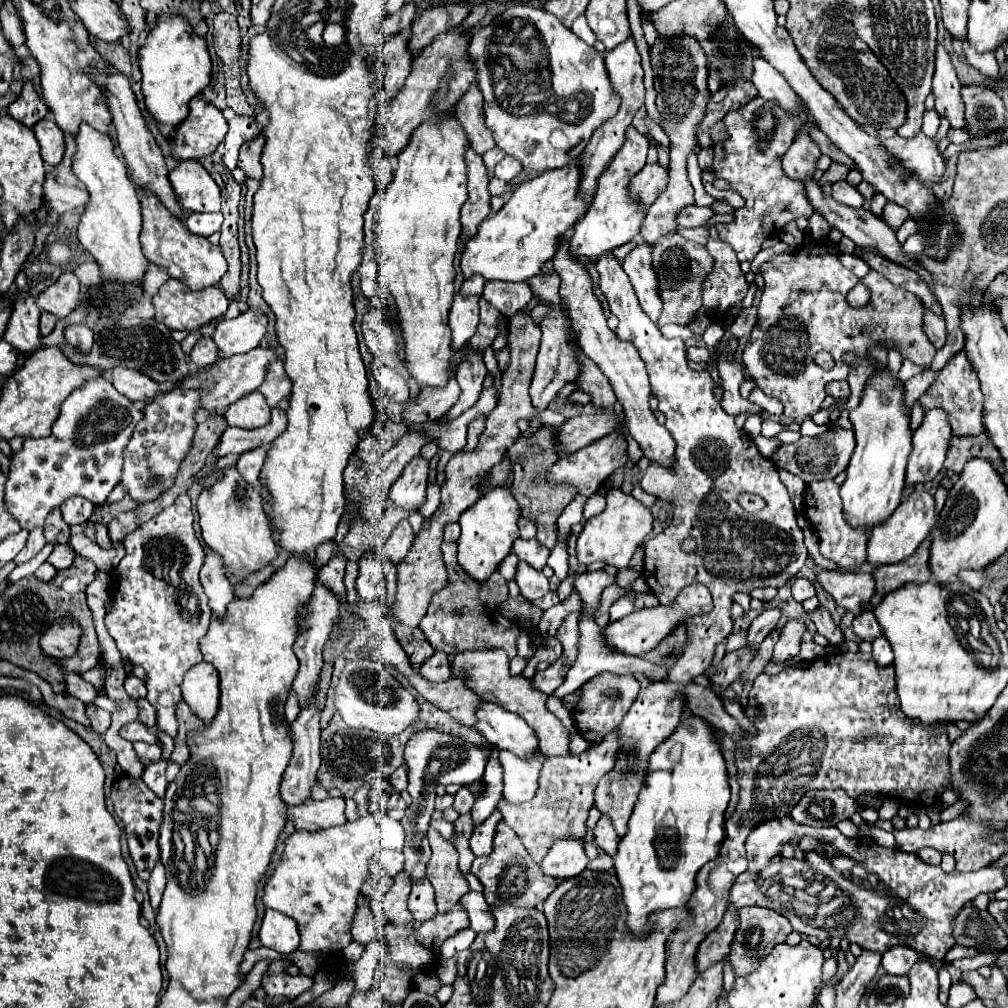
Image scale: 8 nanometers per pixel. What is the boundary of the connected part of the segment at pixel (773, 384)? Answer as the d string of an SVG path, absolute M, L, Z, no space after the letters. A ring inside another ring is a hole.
M802 244L796 250L794 262L780 268L774 268L770 262L762 264L762 276L766 286L760 298L756 326L742 352L742 362L764 394L782 400L787 417L806 417L820 408L826 398L826 384L848 378L850 366L844 362L844 354L848 352L868 358L868 346L882 342L886 348L896 346L904 358L918 366L930 366L936 354L936 348L922 330L922 302L908 290L888 282L882 274L870 270L862 278L872 290L870 302L864 308L848 306L846 292L858 278L842 266L838 252L824 244ZM820 350L832 354L836 362L832 370L822 370L814 362Z

